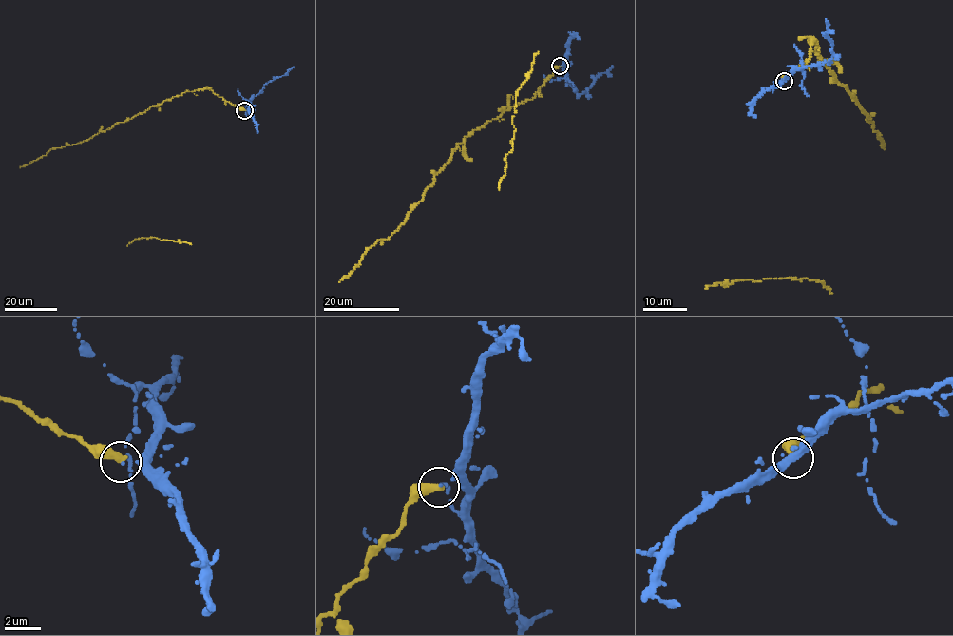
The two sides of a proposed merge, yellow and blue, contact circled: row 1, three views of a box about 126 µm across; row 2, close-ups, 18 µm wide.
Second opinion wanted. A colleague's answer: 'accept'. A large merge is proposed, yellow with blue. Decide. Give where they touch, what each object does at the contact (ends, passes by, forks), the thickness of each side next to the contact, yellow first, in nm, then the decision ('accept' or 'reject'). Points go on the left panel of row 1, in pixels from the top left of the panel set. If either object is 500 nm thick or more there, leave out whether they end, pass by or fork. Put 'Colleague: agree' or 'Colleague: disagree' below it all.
at (244, 110); yellow ends there; blue ends there; 440 nm thick on the yellow side, 150 nm on the other; reject
Colleague: disagree

